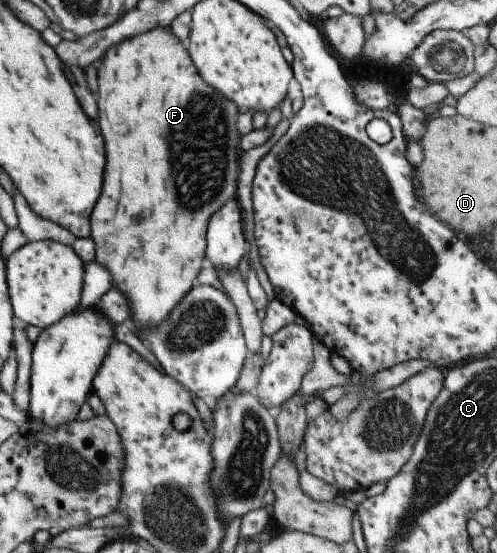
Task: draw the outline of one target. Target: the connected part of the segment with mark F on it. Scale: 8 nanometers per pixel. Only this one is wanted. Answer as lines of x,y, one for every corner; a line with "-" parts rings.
155,27
143,35
131,37
121,41
115,47
109,47
105,51
105,57
99,65
97,71
97,87
99,87
99,99
97,99
97,123
105,141
105,171
103,171
103,187
99,193
99,199
93,207
91,213
91,235
90,238
94,243
94,261
99,265
103,265
109,275
111,275
111,285
115,285
123,297
129,303
129,311
131,311
131,319
133,319
133,327
135,329
151,329
155,325
159,325
169,311
177,305
177,301
193,287
193,281
201,269
201,261
203,261
203,249
205,249
205,225
207,219
213,211
217,211
229,199
236,197
236,183
238,177
238,165
241,150
239,147
240,134
235,131
235,113
237,113
237,105
231,103
229,99
225,99
215,89
207,87
193,63
189,61
185,53
185,49
180,41
173,37
167,29

